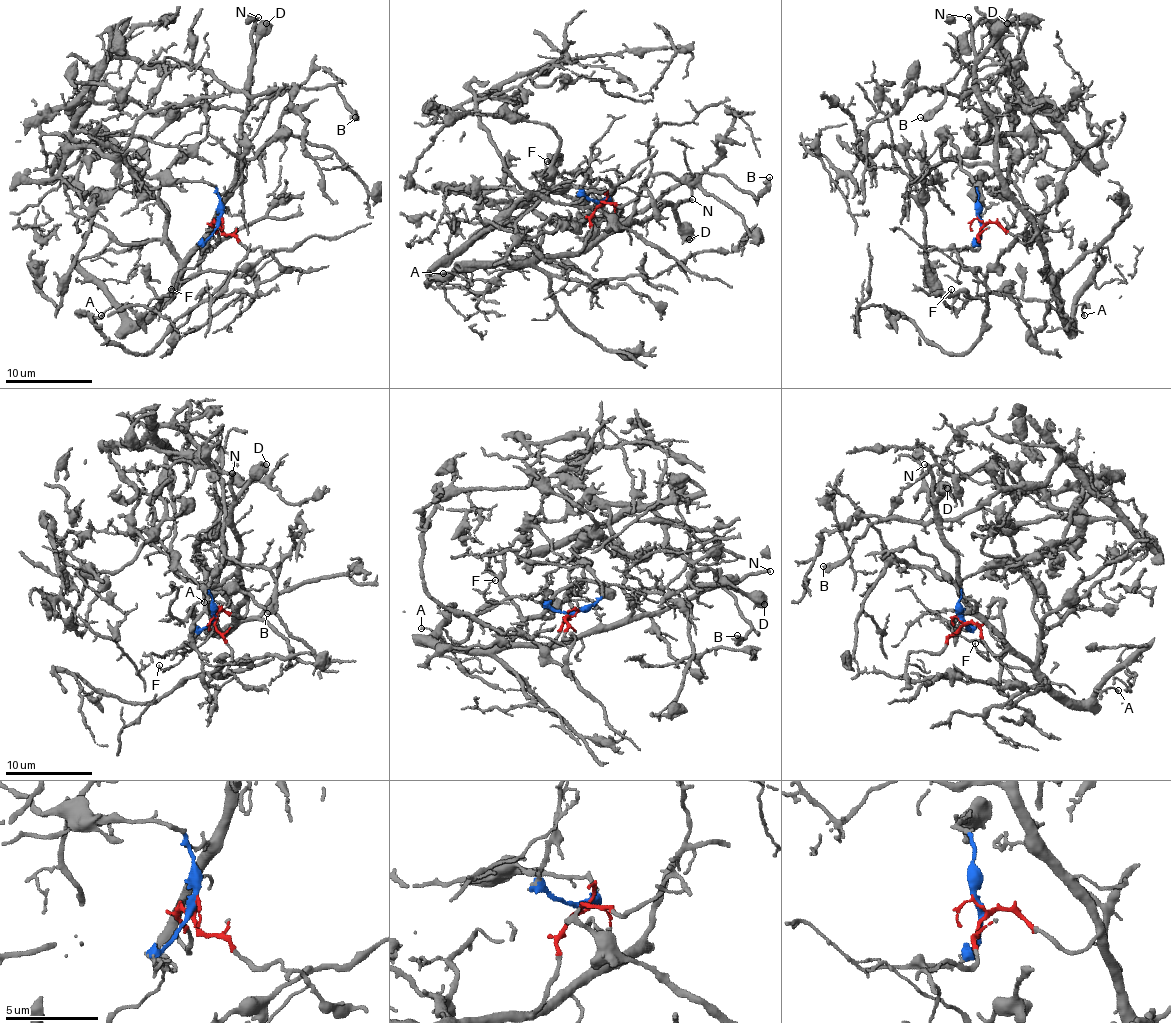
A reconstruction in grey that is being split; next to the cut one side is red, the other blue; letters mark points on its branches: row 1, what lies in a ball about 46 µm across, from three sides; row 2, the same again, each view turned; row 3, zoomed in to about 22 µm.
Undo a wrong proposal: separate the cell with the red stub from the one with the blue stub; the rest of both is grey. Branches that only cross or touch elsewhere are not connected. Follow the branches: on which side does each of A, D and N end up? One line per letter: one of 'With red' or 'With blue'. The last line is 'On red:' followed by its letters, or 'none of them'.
A: With red
D: With red
N: With red
On red: A, D, N

